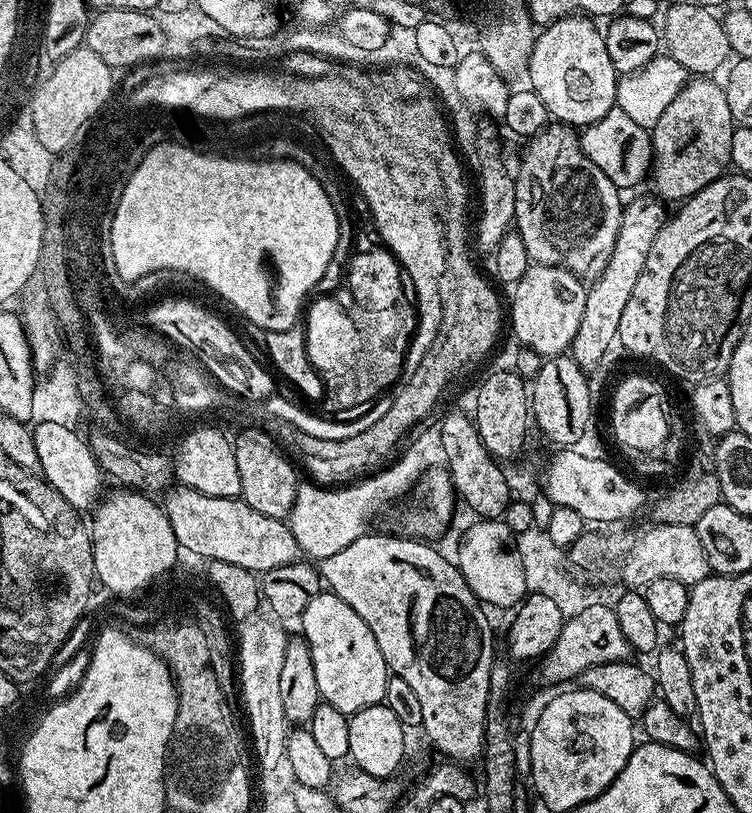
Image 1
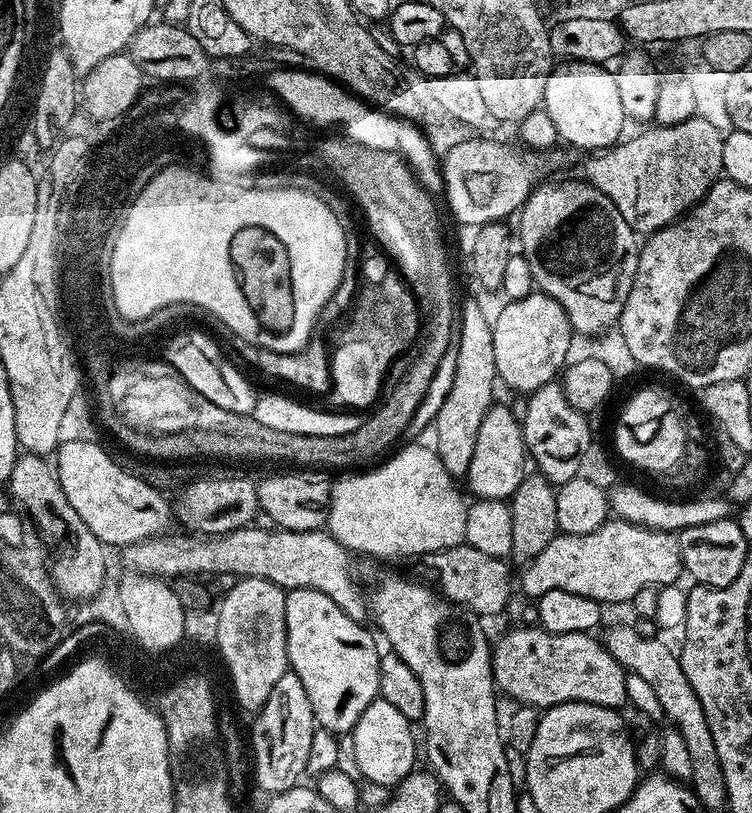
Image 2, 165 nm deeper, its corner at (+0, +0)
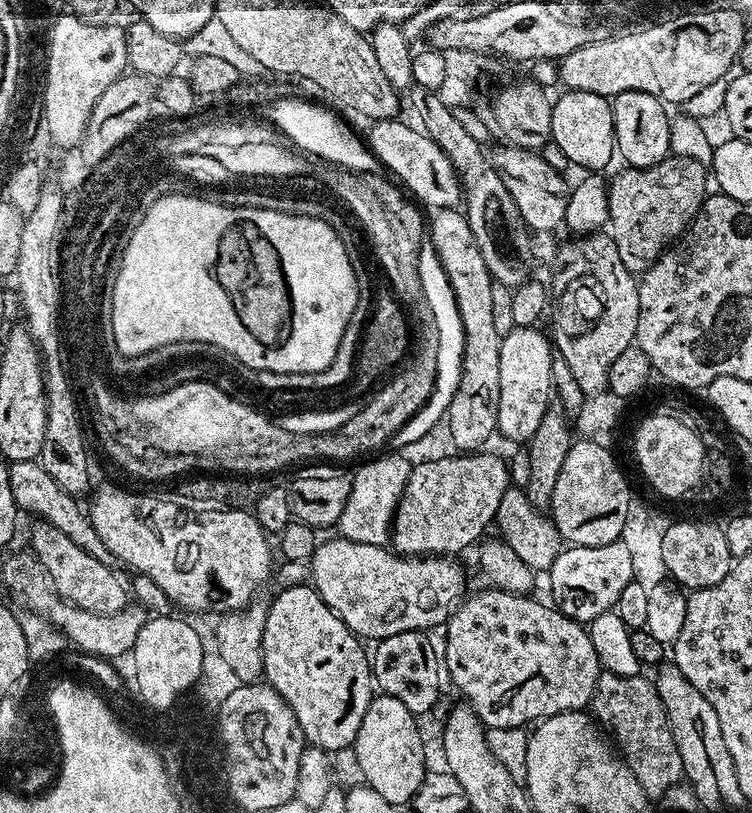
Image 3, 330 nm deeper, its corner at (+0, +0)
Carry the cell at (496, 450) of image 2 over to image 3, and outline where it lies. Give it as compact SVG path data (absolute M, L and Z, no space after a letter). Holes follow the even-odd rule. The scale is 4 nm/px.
M488 450L475 454L453 454L438 462L422 462L411 465L408 481L392 517L390 544L401 556L446 556L455 557L455 552L475 545L493 527L498 514L498 502L510 487L508 468Z

